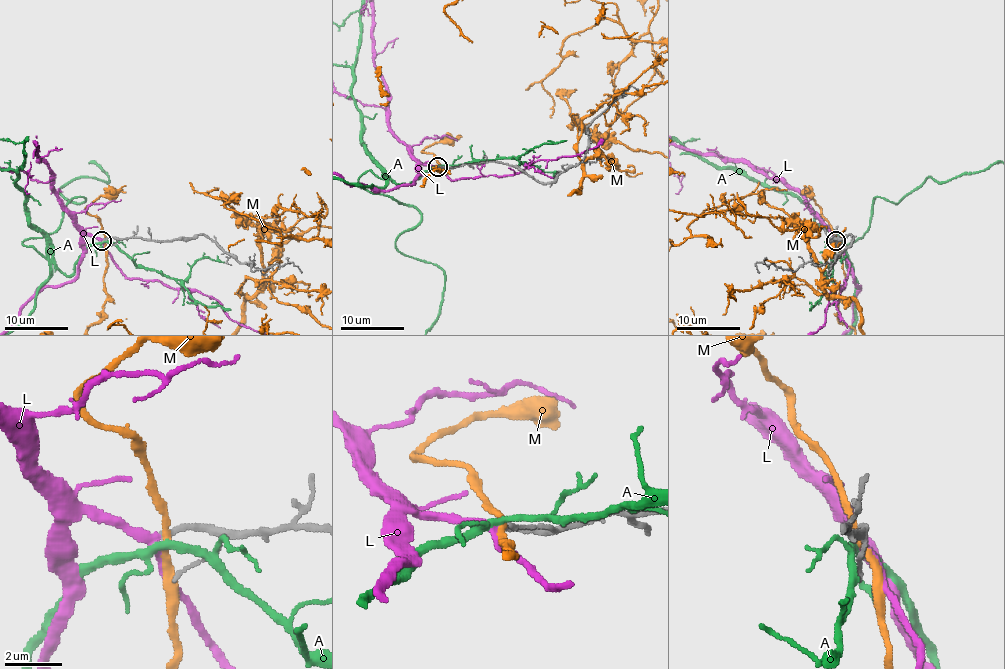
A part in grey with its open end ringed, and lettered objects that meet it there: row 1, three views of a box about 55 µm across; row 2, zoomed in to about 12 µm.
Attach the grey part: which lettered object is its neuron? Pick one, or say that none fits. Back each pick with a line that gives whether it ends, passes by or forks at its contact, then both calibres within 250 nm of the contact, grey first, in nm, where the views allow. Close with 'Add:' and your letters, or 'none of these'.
L: It passes by. Thickness 220 nm (grey) against 280 nm
Add: L

